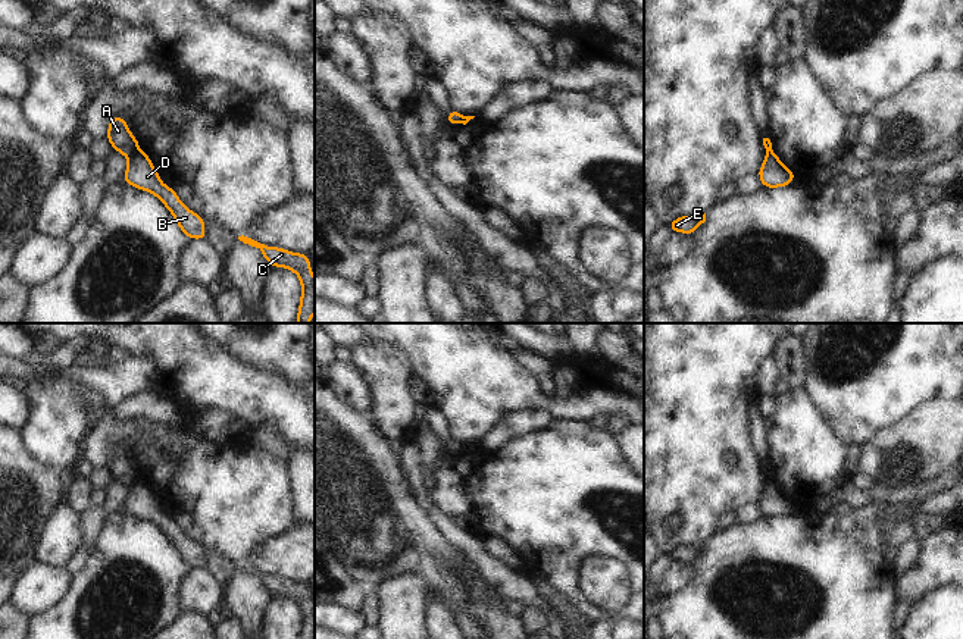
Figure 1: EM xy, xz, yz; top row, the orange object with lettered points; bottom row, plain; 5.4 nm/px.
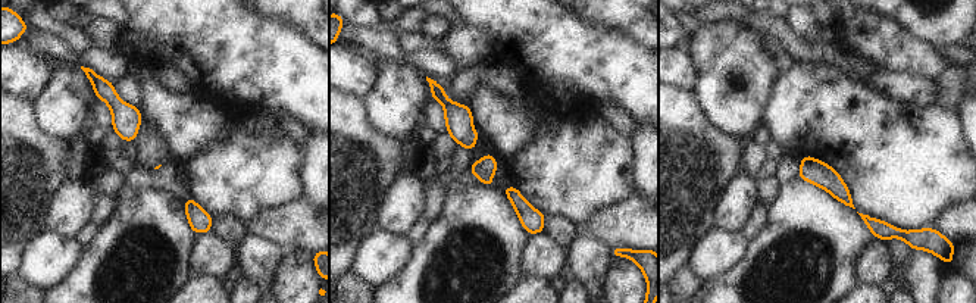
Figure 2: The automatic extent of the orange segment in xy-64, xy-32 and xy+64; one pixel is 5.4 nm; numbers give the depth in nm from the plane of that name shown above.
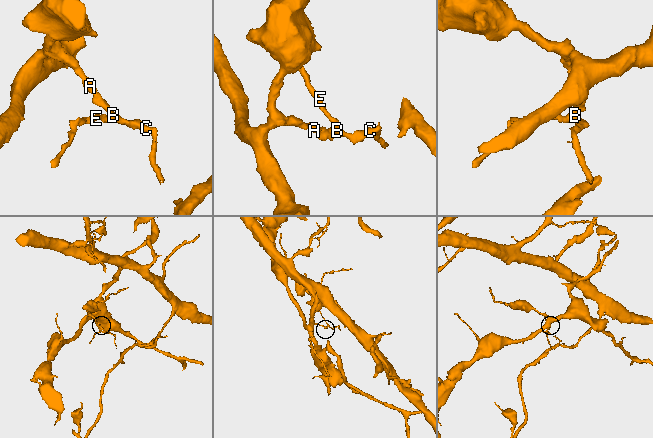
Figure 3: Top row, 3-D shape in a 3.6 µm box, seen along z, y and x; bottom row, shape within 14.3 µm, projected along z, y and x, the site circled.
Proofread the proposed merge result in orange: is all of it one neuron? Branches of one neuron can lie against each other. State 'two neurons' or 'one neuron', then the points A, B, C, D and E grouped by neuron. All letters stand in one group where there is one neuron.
two neurons; A / B C D E

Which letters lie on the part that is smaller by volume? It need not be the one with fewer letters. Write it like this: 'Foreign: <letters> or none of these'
Foreign: B, C, D, E

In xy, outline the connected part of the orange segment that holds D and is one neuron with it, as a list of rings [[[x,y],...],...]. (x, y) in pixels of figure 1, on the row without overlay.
[[[137,479],[134,485],[128,488],[123,511],[159,527],[185,566],[190,568],[206,570],[206,548],[190,539],[181,530],[175,517],[171,517],[162,511],[159,501],[154,498],[147,482]]]

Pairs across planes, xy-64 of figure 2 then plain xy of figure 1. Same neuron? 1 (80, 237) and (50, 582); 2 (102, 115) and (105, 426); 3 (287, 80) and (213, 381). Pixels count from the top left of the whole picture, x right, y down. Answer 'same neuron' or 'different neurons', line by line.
1: different neurons
2: same neuron
3: same neuron

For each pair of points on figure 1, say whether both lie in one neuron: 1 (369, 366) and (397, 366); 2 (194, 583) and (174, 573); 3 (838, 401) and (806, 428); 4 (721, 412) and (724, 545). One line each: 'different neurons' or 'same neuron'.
1: same neuron
2: different neurons
3: different neurons
4: different neurons

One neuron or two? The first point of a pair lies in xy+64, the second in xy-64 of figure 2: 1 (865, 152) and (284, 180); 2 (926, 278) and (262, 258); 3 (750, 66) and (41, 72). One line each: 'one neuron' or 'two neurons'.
1: one neuron
2: one neuron
3: two neurons

